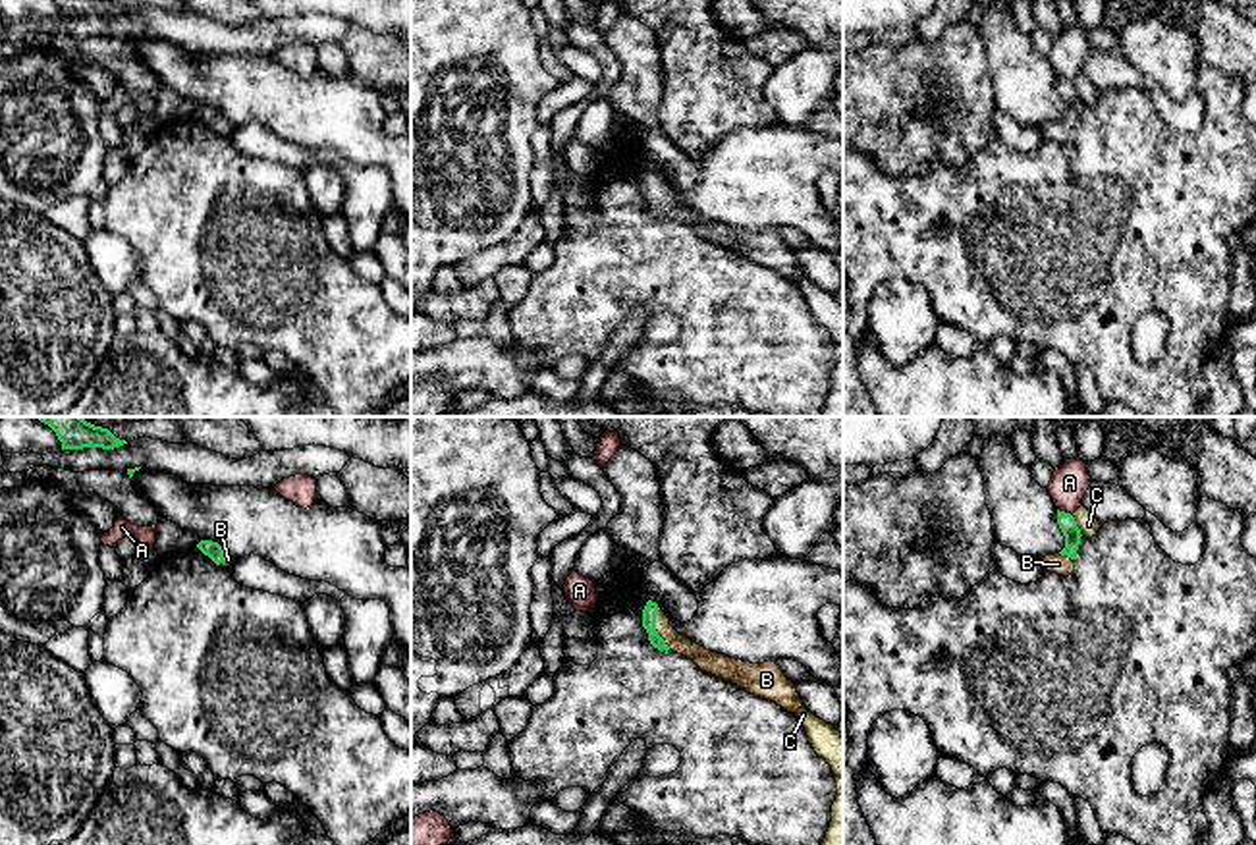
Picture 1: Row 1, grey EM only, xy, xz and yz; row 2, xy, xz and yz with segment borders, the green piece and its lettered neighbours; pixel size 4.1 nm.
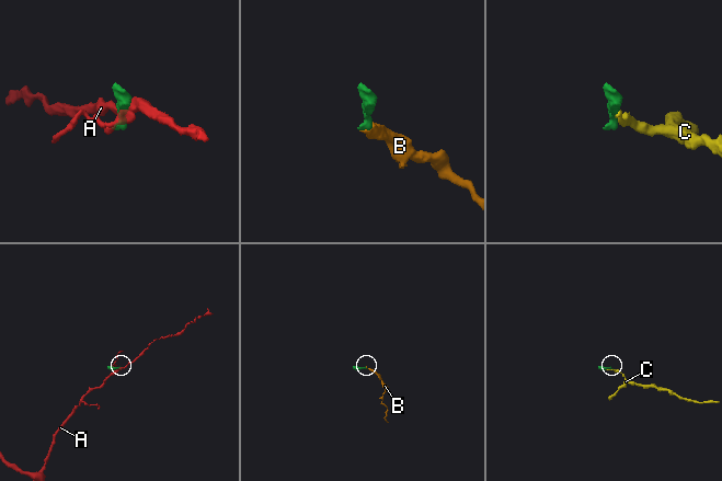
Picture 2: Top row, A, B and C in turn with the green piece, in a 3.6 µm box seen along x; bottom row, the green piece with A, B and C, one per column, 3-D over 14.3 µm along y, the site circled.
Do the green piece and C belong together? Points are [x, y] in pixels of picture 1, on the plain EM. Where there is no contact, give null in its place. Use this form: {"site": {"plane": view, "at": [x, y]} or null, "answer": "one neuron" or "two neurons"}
{"site": {"plane": "yz", "at": [1075, 93]}, "answer": "two neurons"}

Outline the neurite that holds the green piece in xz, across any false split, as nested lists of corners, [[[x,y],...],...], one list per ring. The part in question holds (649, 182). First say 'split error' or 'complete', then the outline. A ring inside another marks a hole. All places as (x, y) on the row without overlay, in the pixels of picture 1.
split error | [[[648,168],[642,177],[642,195],[648,201],[650,212],[658,218],[683,222],[702,239],[724,249],[731,249],[754,264],[772,268],[795,284],[797,278],[805,274],[799,266],[797,253],[785,245],[776,230],[751,232],[706,218],[691,206],[679,203],[669,193],[669,185],[652,168]]]

